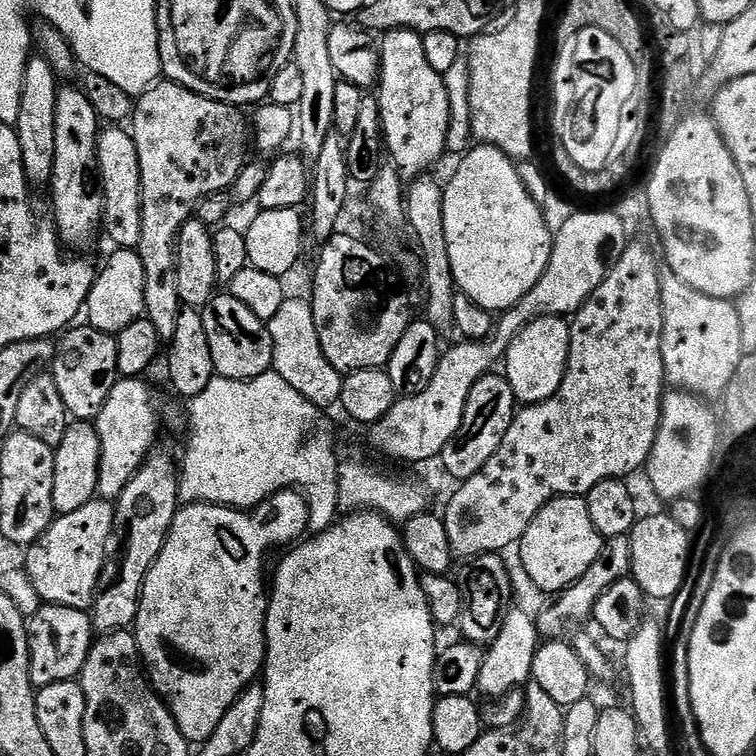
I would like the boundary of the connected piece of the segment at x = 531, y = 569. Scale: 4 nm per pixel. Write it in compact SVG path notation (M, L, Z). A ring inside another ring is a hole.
M559 496L537 514L534 522L530 522L518 545L520 564L524 567L525 574L532 579L534 587L559 594L578 582L578 578L582 578L586 570L590 570L604 541L605 537L600 535L594 522L590 522L590 510L585 497Z

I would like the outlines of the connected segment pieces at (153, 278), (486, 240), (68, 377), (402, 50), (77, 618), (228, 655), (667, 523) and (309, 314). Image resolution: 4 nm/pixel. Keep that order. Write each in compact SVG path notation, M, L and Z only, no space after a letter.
M164 78L159 82L145 87L145 92L138 96L135 101L132 118L130 121L130 131L134 142L138 146L138 166L142 170L142 178L140 179L140 189L142 190L142 238L140 239L140 247L138 249L142 258L142 267L146 270L146 306L144 307L144 315L150 322L154 322L154 326L158 329L161 341L171 342L174 338L174 329L178 326L178 314L180 313L182 303L179 298L178 286L178 266L176 265L176 239L180 237L180 228L187 220L193 219L196 208L200 205L206 196L212 196L215 192L224 192L231 189L236 183L238 174L244 169L248 152L248 144L250 148L250 124L244 121L244 116L239 107L235 104L223 104L217 100L211 100L205 96L194 94L190 90L186 90L180 84L176 84L173 80Z
M477 143L475 146L469 147L468 151L464 153L462 159L457 164L460 165L457 166L456 173L452 176L452 181L449 184L445 183L443 185L446 246L450 246L450 266L454 270L456 286L463 295L469 296L474 302L478 302L478 306L482 306L487 312L503 314L509 308L513 308L542 278L542 274L550 262L554 232L551 227L548 229L548 220L544 217L545 209L541 205L536 204L534 198L527 192L526 186L523 185L522 179L518 176L516 164L511 156L506 155L502 150L498 150L489 144Z
M72 326L59 337L56 356L50 365L50 375L58 386L69 417L73 421L95 421L106 406L110 390L118 379L118 350L116 336L87 326Z
M396 28L383 33L379 41L380 79L378 99L380 101L380 125L384 127L384 142L387 155L392 155L391 163L405 181L411 182L433 171L432 167L446 152L446 130L450 126L450 98L446 98L444 78L426 62L426 50L422 46L423 35L409 28Z
M41 603L33 616L27 617L28 653L30 654L30 674L37 689L50 686L54 682L76 680L84 669L86 658L94 643L92 617L77 608L67 608L57 604Z
M285 488L282 492L275 492L269 500L259 504L253 512L239 508L224 508L220 504L186 504L177 511L166 542L144 579L144 589L140 595L134 631L140 647L140 658L152 687L156 689L156 694L161 701L168 705L174 722L178 722L178 730L182 730L182 734L193 745L203 744L210 738L210 734L214 734L214 730L218 730L218 722L226 718L226 710L230 710L230 706L234 706L236 699L244 693L244 689L261 675L264 652L268 648L268 642L264 638L264 623L269 602L269 597L266 595L266 576L264 580L264 555L279 544L295 545L308 531L308 501L303 491L295 488Z
M671 514L664 516L644 516L637 519L630 533L632 545L631 579L638 582L638 586L644 591L645 597L652 600L668 600L680 592L684 579L688 576L688 555L692 552L690 534L674 522Z
M287 297L267 325L272 344L272 370L286 379L307 401L314 402L316 408L328 410L332 405L335 407L340 401L344 376L321 348L311 303L307 299Z

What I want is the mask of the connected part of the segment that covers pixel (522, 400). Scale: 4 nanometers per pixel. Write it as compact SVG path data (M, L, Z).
M543 316L530 322L510 342L508 351L502 361L503 375L510 382L517 401L521 405L541 404L556 393L562 386L562 378L566 374L566 362L570 354L569 321L562 316Z

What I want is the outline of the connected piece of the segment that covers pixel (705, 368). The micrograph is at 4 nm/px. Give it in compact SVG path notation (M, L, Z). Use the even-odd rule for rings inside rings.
M671 274L660 277L662 286L662 362L669 385L705 398L723 397L727 384L744 357L739 310L731 300L712 298L686 286Z

